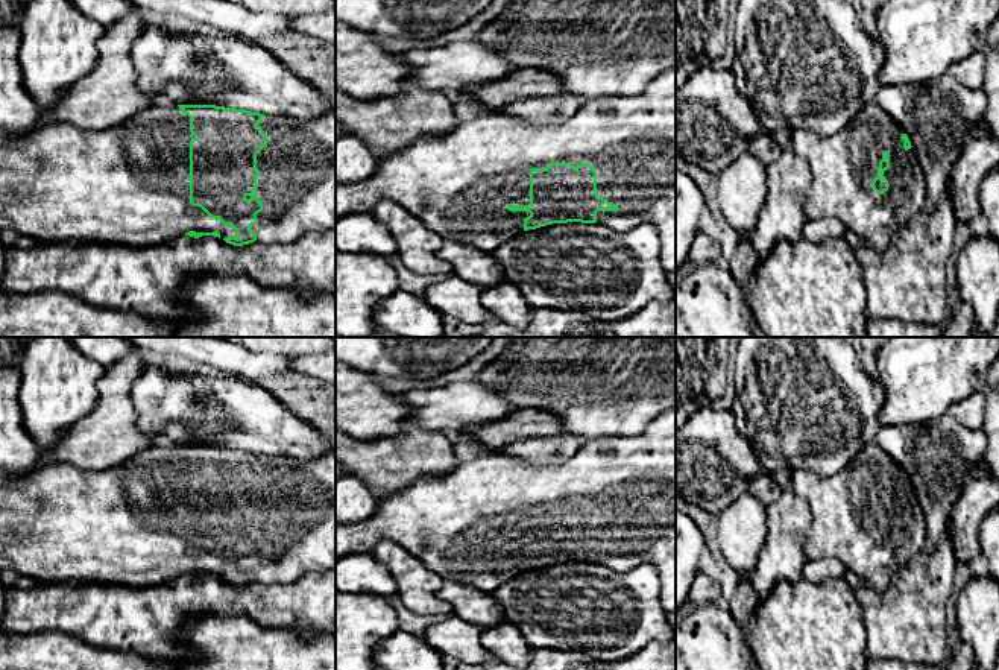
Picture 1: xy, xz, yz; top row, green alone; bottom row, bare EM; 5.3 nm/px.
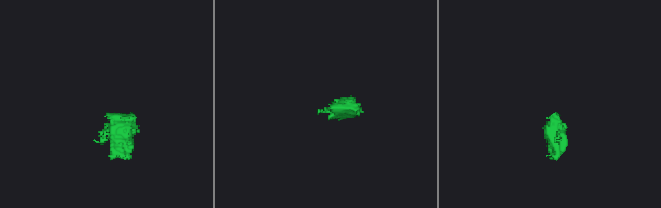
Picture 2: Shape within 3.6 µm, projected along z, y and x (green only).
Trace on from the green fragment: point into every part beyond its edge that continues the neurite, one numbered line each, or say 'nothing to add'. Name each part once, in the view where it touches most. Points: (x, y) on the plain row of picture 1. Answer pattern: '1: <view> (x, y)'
1: xz (460, 526)

